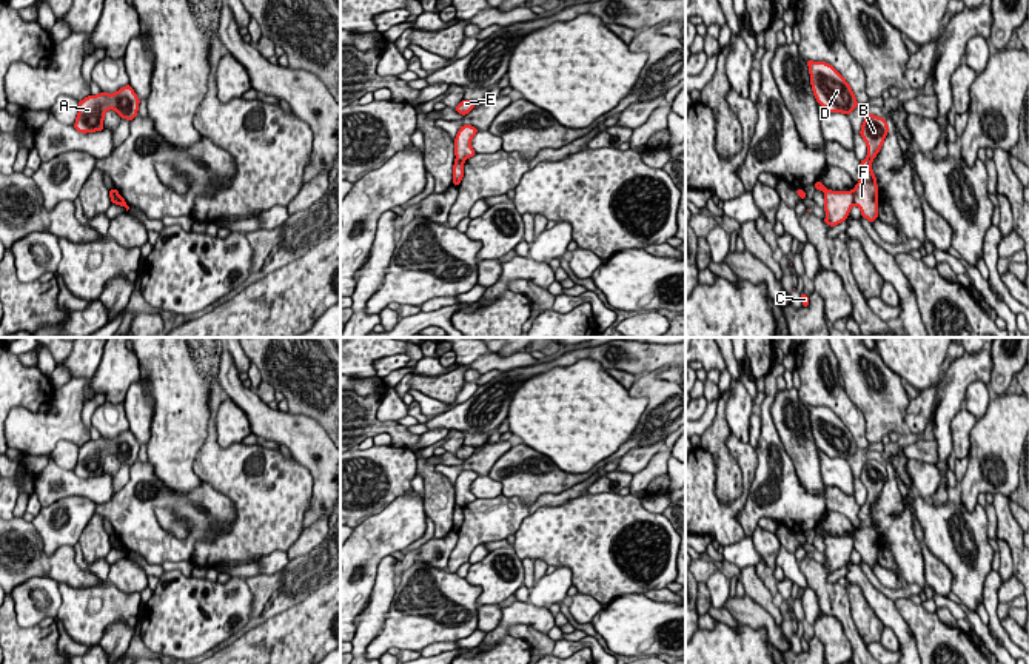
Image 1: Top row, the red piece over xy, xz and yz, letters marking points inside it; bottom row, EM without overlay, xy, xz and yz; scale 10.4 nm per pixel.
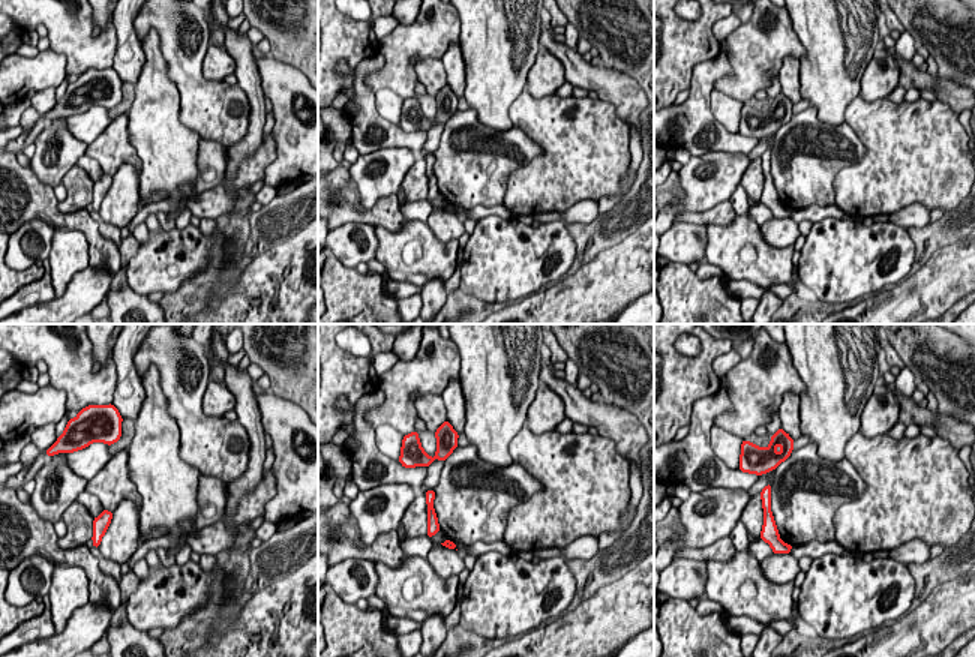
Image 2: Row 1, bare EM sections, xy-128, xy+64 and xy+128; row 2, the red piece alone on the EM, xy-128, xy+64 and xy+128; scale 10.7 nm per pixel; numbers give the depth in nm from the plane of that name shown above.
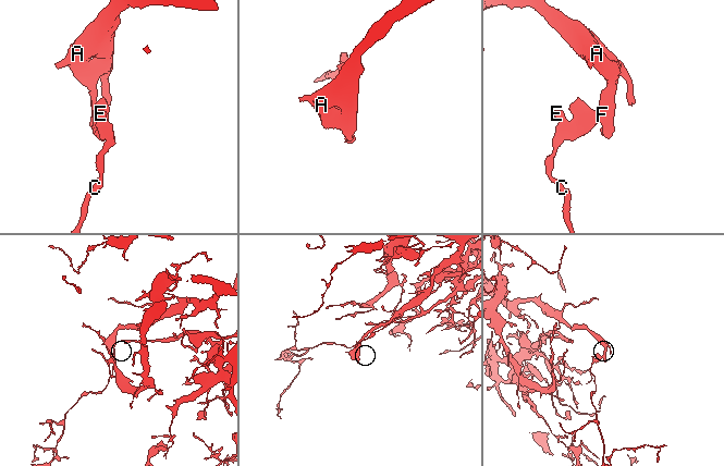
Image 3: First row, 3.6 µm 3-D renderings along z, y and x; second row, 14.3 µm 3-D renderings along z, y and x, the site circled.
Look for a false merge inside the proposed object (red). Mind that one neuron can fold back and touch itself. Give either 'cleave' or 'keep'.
cleave

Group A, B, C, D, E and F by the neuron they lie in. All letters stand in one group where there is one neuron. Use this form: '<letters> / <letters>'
A B D F / C E

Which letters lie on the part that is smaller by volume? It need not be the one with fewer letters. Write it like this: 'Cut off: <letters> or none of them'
Cut off: C, E

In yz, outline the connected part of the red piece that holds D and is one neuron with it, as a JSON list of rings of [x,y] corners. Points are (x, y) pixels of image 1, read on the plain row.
[[[806,405],[815,444],[829,458],[849,461],[858,450],[856,442],[844,422],[826,407]]]

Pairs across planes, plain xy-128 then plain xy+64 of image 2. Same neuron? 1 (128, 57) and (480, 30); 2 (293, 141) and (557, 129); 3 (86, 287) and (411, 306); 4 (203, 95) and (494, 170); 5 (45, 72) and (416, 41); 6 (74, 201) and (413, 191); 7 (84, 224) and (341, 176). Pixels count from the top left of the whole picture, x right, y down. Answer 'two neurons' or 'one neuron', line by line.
1: two neurons
2: two neurons
3: one neuron
4: two neurons
5: one neuron
6: one neuron
7: one neuron

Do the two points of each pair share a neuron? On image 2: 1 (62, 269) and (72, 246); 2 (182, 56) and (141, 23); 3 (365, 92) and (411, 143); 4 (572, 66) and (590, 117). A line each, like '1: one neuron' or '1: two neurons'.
1: one neuron
2: one neuron
3: one neuron
4: two neurons

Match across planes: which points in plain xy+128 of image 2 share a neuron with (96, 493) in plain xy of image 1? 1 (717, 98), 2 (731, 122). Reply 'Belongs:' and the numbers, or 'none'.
Belongs: none

